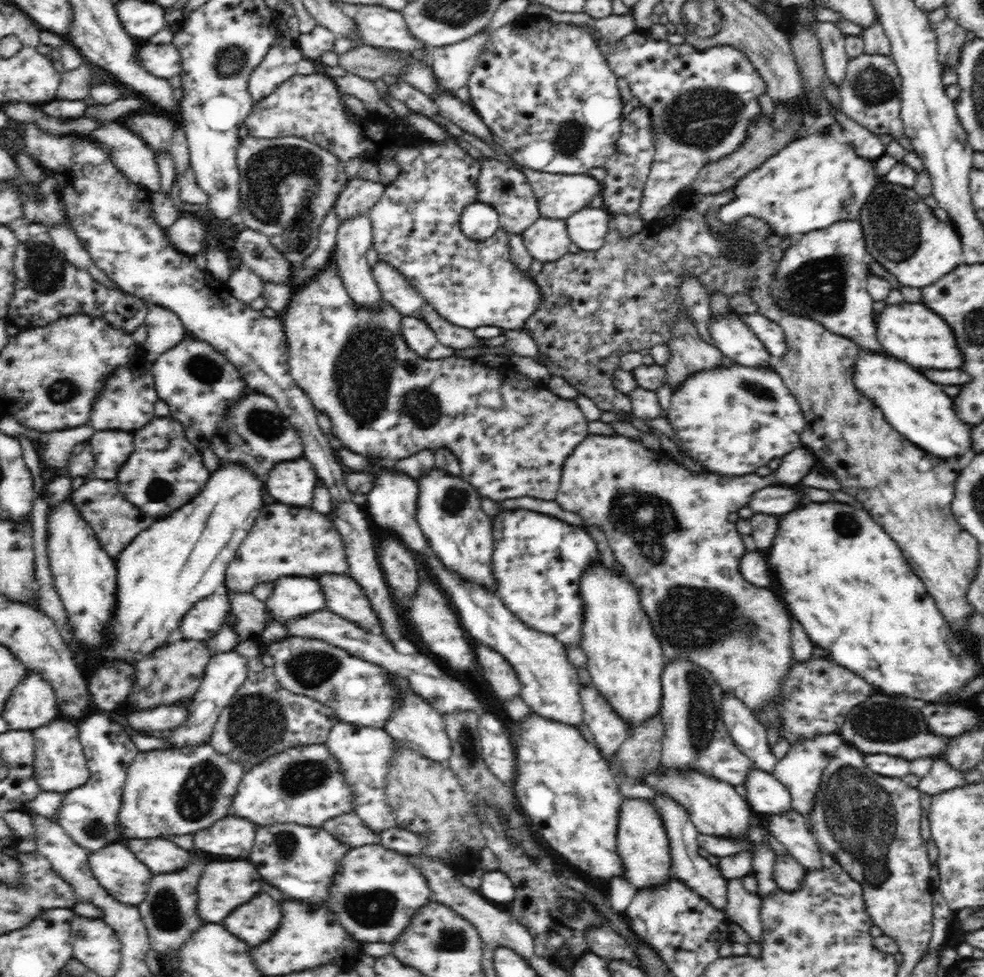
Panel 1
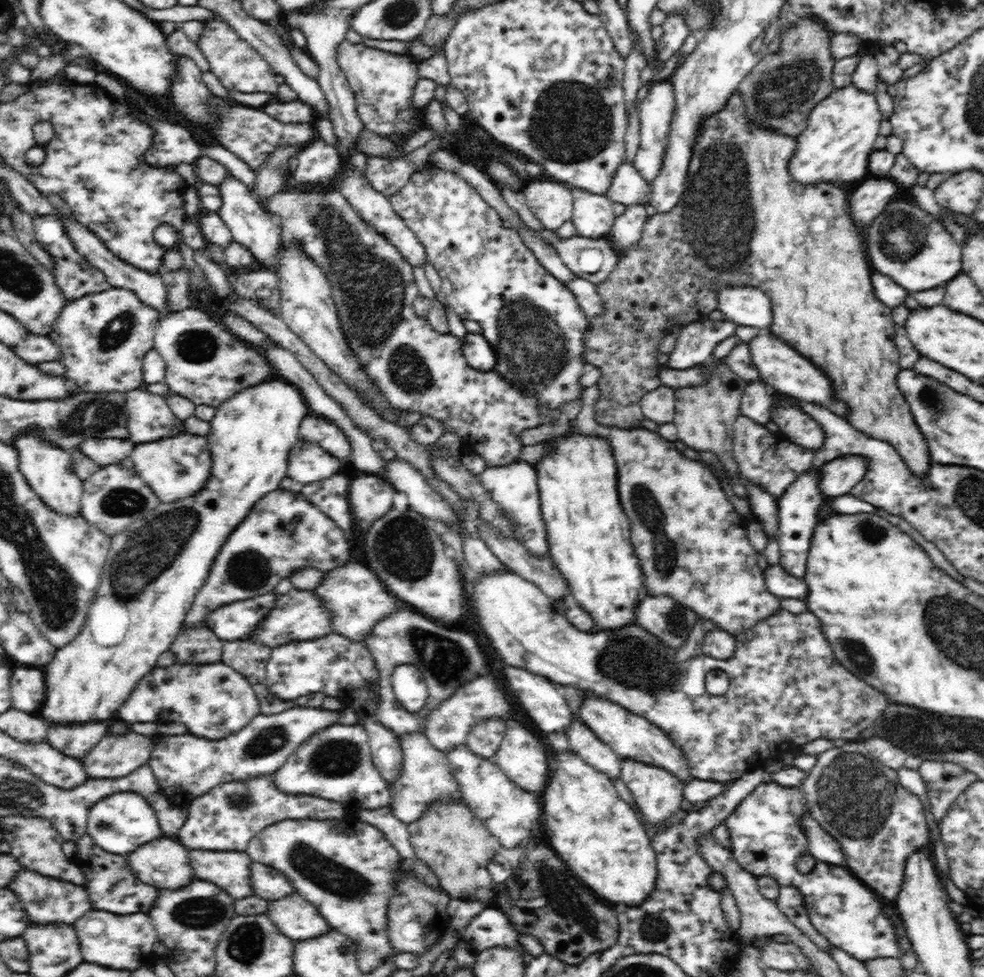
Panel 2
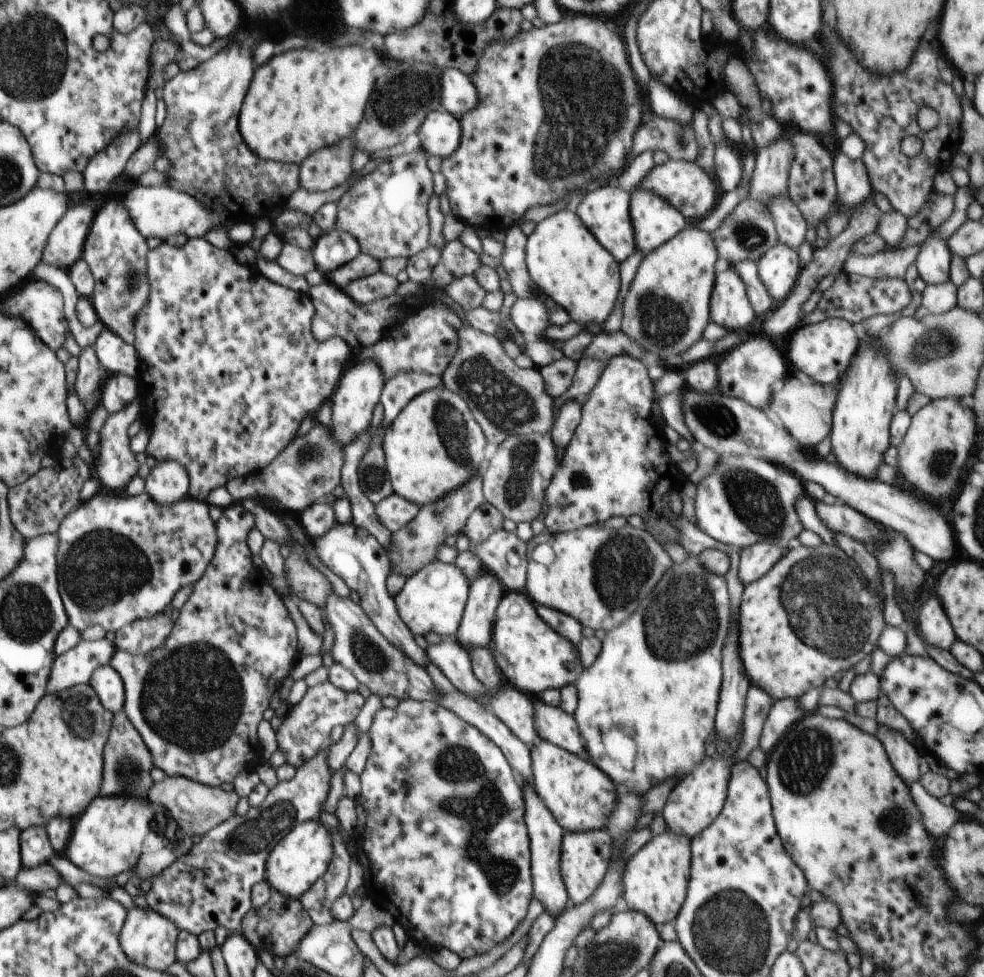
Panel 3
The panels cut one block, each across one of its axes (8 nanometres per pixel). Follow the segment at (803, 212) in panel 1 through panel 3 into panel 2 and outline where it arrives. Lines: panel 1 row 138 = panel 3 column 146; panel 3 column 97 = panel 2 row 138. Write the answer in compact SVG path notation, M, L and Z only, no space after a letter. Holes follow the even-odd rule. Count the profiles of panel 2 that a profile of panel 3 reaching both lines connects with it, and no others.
M852 85L835 89L824 100L814 105L805 130L797 136L797 150L791 165L793 175L805 184L814 181L840 181L846 184L846 187L854 188L870 175L867 166L868 157L874 150L874 141L878 138L878 130L883 118L876 93L869 94Z

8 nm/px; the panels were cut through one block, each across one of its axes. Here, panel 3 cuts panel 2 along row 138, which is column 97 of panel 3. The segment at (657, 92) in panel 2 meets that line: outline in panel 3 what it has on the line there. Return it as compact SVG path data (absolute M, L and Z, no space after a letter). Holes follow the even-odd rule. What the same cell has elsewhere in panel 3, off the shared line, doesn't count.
M106 637L97 641L81 641L61 654L51 669L48 695L60 692L74 685L89 682L92 673L102 665L108 665L114 654L114 644Z

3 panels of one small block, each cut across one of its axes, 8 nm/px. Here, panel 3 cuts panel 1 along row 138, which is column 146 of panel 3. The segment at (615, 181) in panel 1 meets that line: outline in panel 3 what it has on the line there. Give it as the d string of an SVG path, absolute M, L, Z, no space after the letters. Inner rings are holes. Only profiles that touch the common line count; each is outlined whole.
M162 613L140 619L115 632L116 648L133 655L145 655L162 646L172 632L175 622Z

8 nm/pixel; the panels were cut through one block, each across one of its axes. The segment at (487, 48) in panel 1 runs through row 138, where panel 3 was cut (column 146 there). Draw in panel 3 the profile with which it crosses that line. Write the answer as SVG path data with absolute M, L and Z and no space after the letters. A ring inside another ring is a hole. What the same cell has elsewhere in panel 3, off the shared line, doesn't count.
M100 489L90 500L80 502L63 520L56 533L59 536L57 552L58 590L61 594L66 614L70 618L70 624L79 632L94 625L103 626L108 632L116 632L122 629L123 626L130 625L131 622L154 617L155 614L162 613L164 608L171 603L177 590L202 578L216 550L216 528L214 528L214 522L210 520L210 516L208 516L208 506L204 504L204 501L188 497L172 505L164 505L156 502L146 492L138 497L130 497L125 492L106 492Z

